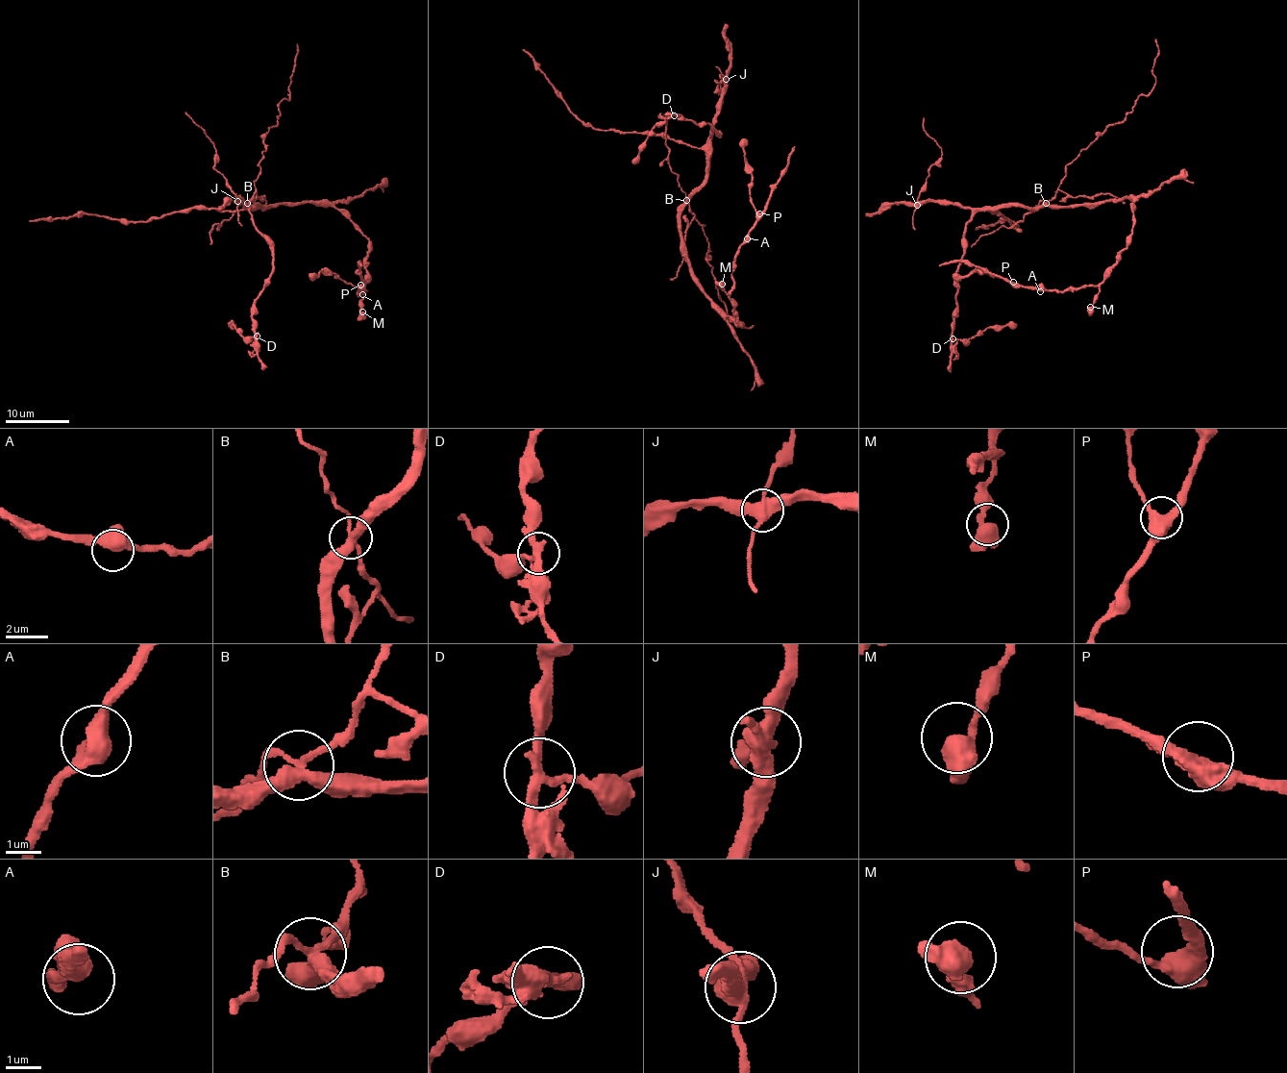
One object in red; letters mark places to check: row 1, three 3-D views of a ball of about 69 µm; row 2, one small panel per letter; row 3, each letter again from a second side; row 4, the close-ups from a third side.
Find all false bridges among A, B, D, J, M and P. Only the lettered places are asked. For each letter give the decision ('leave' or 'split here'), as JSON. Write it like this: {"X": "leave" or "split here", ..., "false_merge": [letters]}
{"A": "leave", "B": "split here", "D": "split here", "J": "split here", "M": "leave", "P": "leave", "false_merge": ["B", "D", "J"]}

